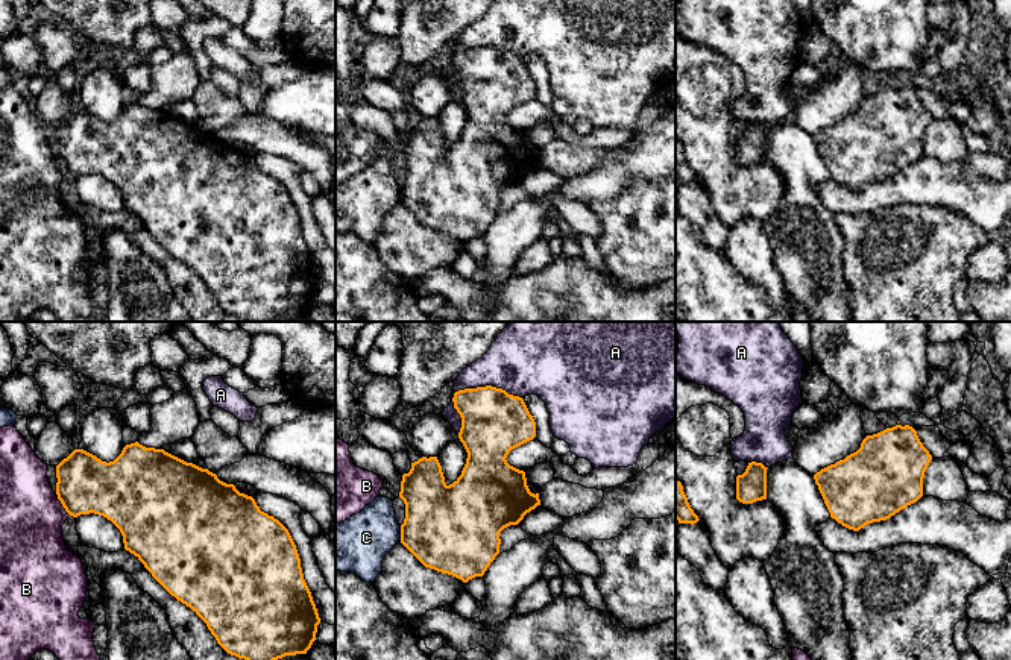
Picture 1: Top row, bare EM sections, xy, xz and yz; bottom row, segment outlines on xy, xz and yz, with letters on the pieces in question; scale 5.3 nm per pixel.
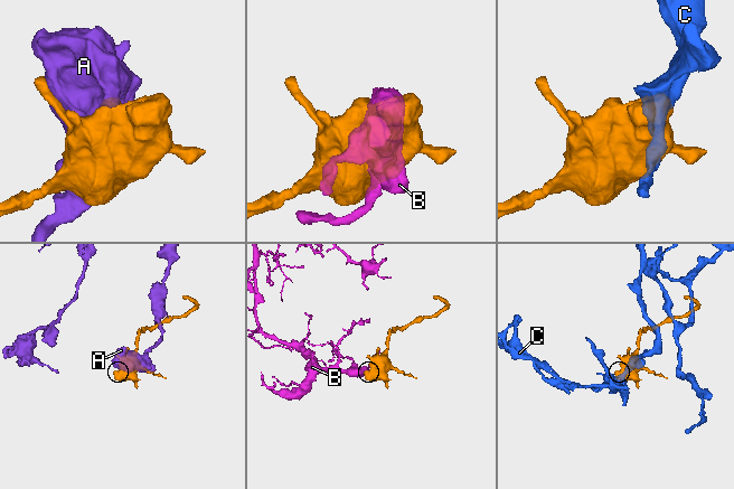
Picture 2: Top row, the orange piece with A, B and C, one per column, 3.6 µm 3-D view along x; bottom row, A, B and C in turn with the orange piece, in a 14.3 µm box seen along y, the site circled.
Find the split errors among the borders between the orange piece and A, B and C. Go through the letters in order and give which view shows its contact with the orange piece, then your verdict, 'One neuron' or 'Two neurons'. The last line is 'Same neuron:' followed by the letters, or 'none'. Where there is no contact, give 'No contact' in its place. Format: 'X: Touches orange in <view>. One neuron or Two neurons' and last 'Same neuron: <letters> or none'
A: Touches orange in xz. Two neurons
B: Touches orange in xy. Two neurons
C: Touches orange in xz. Two neurons
Same neuron: none

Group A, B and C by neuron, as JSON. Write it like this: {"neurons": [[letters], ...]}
{"neurons": [["A"], ["B"], ["C"]]}

